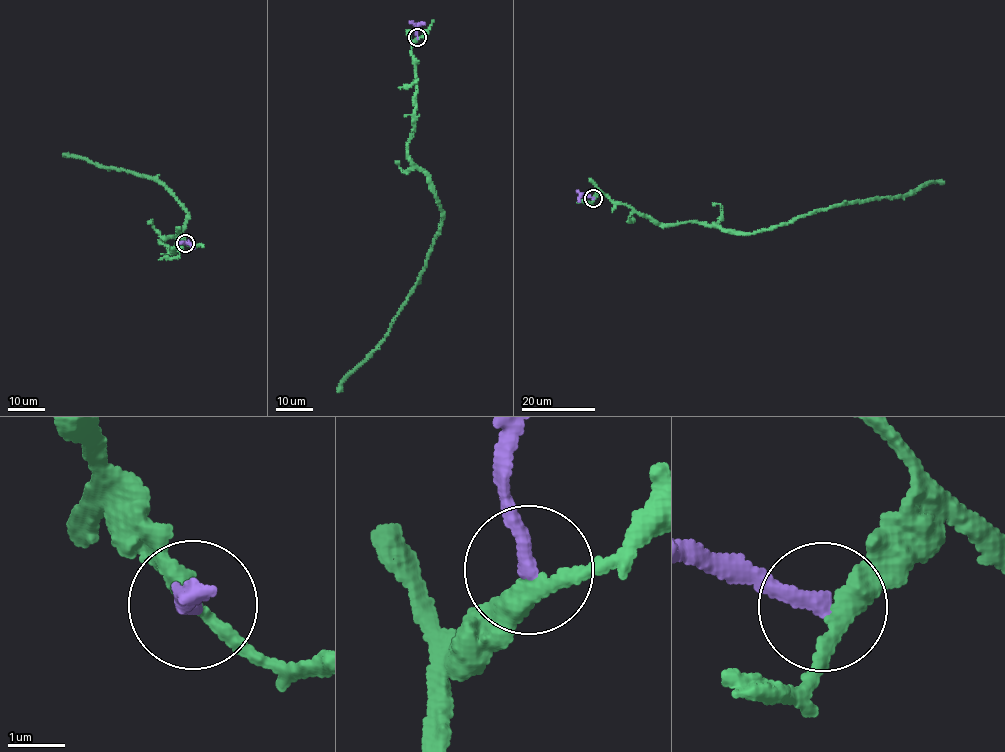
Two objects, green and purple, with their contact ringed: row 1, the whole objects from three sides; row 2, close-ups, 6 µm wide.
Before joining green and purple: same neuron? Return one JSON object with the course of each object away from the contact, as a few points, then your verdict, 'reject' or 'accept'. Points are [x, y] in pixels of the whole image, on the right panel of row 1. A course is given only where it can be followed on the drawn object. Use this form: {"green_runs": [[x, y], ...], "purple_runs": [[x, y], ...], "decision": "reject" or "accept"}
{"green_runs": [[593, 198], [604, 193], [661, 224], [705, 223], [747, 233], [832, 207], [904, 196], [929, 183], [944, 183]], "purple_runs": [[592, 198], [583, 194], [578, 201]], "decision": "accept"}

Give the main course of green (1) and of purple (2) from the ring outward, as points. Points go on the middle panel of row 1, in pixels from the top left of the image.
1: (418, 38), (411, 49), (416, 109), (408, 158), (425, 174), (442, 220), (426, 268), (389, 334), (337, 392)
2: (418, 37), (416, 30), (424, 23)

